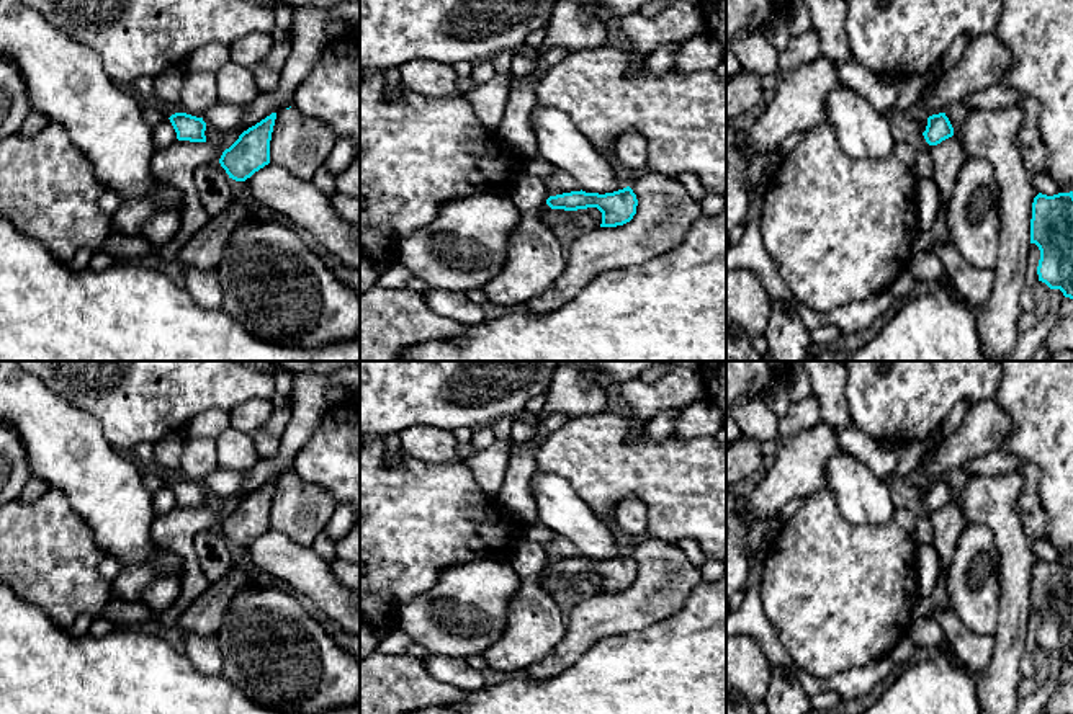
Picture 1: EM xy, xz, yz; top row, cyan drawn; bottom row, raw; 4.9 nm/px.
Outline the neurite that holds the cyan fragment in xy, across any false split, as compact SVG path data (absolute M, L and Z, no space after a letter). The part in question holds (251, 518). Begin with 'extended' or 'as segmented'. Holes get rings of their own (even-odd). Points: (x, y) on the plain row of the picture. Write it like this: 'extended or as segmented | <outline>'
as segmented | M276 479L244 497L239 505L222 518L219 529L236 547L245 547L270 529L270 506Z

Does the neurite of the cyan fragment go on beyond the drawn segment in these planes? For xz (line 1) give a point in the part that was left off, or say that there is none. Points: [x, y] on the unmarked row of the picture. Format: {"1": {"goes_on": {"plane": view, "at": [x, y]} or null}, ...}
{"1": {"goes_on": null}}

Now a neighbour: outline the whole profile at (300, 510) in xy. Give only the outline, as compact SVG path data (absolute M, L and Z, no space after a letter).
M293 474L281 475L272 498L270 528L311 547L335 508L337 502L327 490Z

